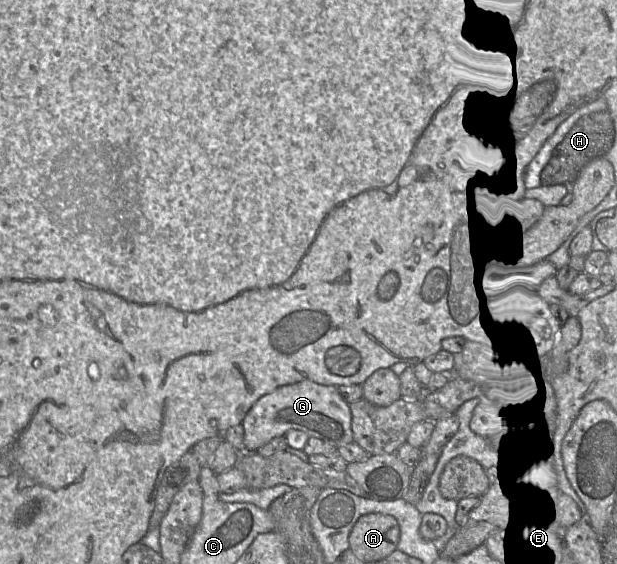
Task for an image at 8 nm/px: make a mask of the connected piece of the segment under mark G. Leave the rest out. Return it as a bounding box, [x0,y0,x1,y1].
[242,380,354,453]

